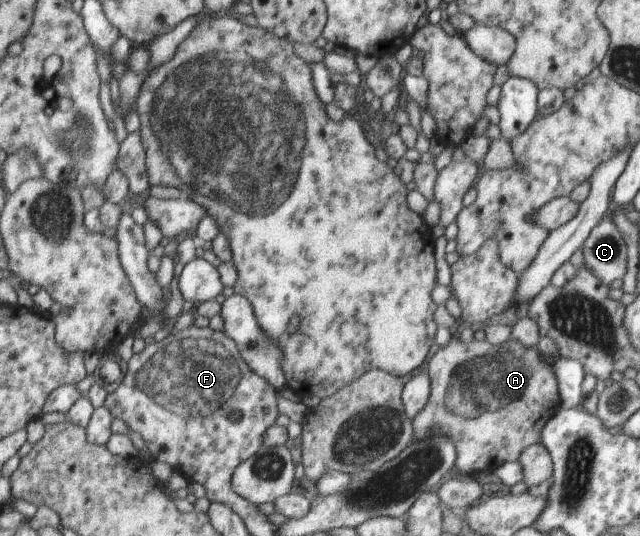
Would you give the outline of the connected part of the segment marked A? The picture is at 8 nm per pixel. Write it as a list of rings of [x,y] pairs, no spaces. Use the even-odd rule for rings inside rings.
[[[453,338],[447,346],[439,348],[427,366],[430,376],[430,396],[425,408],[412,419],[413,442],[425,436],[447,434],[453,440],[457,460],[455,467],[464,475],[492,472],[502,464],[515,462],[528,446],[541,443],[541,430],[549,418],[559,411],[561,398],[554,364],[559,357],[539,354],[536,346],[525,348],[517,340],[507,340],[501,346],[491,346],[487,340],[462,342]]]

